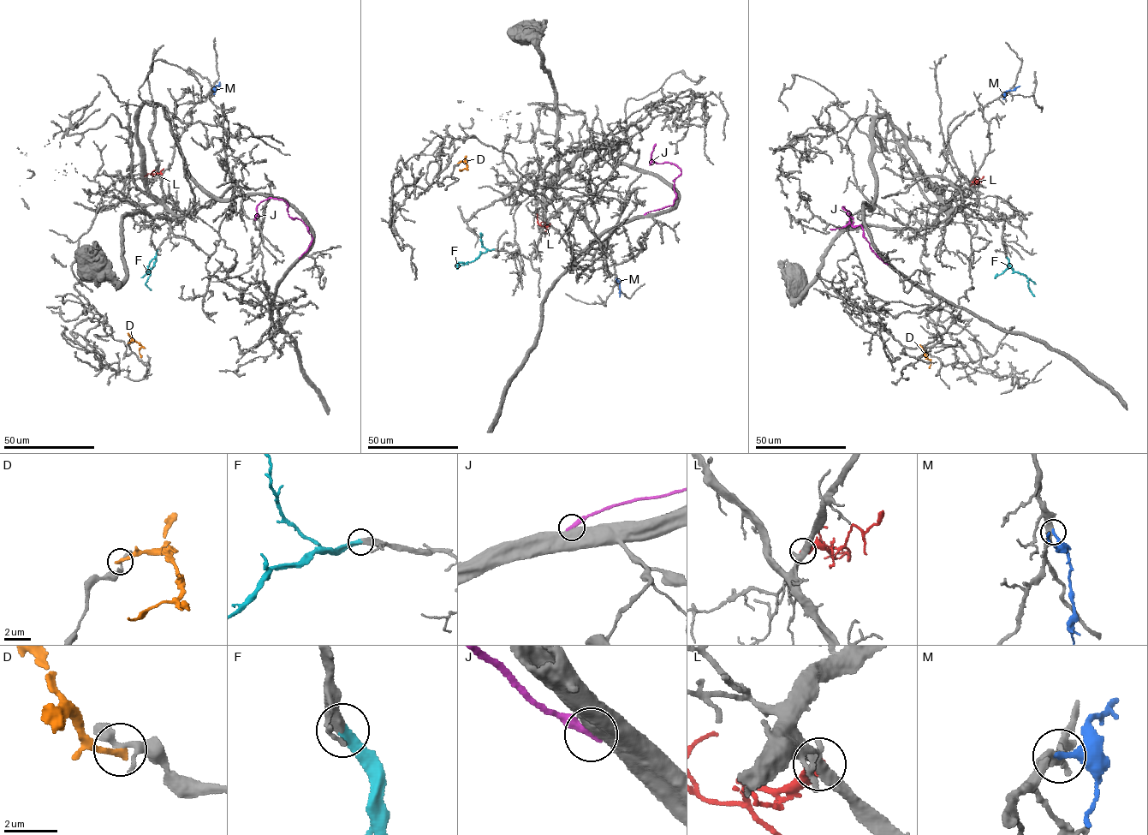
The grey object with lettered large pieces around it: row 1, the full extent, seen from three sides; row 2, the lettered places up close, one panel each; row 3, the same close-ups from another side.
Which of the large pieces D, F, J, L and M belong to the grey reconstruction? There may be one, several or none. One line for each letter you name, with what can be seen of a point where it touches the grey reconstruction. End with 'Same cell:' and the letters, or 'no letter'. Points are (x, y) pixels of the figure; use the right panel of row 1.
F: (1007, 257)
Same cell: F

